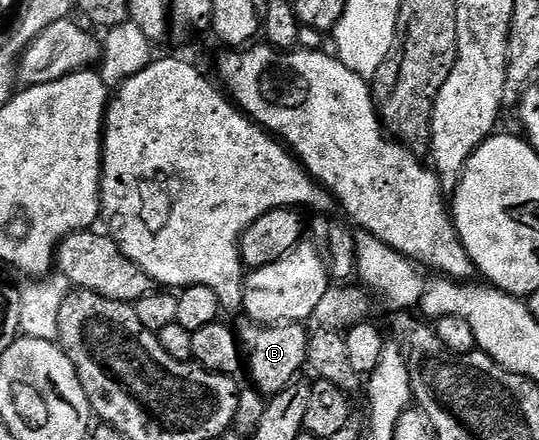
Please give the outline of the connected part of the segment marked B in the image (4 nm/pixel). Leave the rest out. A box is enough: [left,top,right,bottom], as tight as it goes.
[239,321,310,397]

